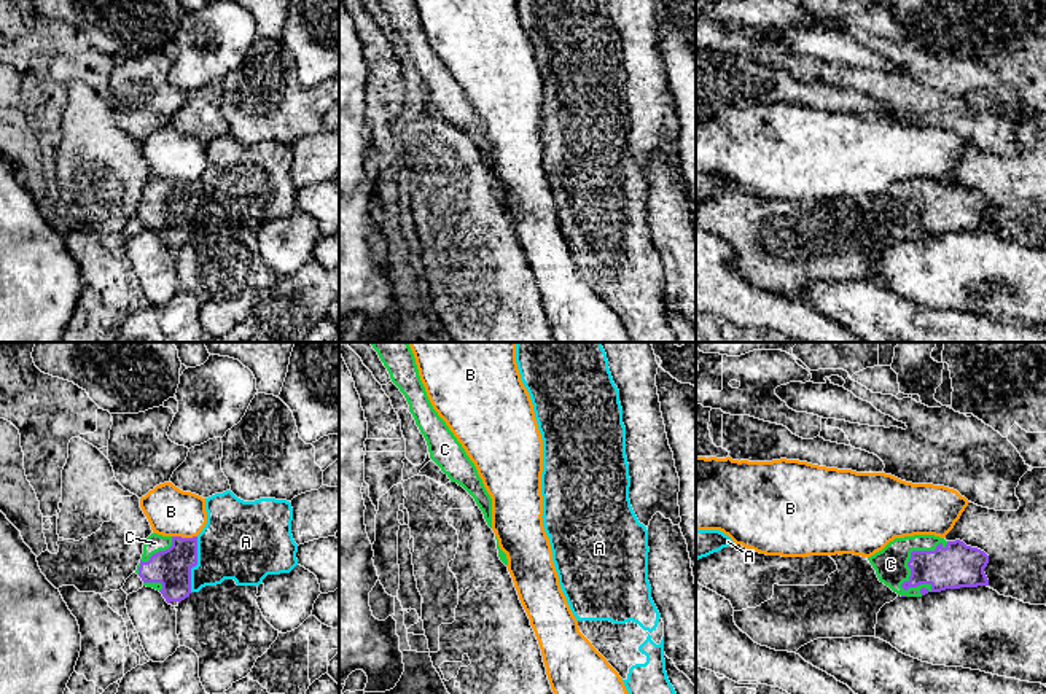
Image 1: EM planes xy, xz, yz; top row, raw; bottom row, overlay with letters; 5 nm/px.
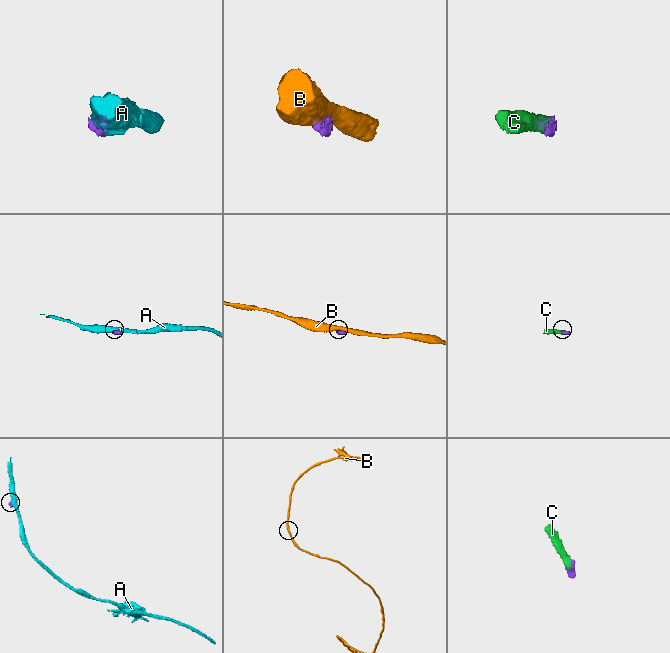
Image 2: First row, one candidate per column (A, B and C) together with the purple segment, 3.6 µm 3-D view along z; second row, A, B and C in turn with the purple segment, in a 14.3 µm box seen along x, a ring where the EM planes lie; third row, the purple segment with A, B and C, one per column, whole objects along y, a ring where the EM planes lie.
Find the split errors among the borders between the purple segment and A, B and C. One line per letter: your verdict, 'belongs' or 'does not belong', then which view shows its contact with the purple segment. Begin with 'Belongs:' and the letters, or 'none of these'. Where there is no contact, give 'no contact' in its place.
Belongs: C
A: does not belong | xy
B: does not belong | xy
C: belongs | yz

